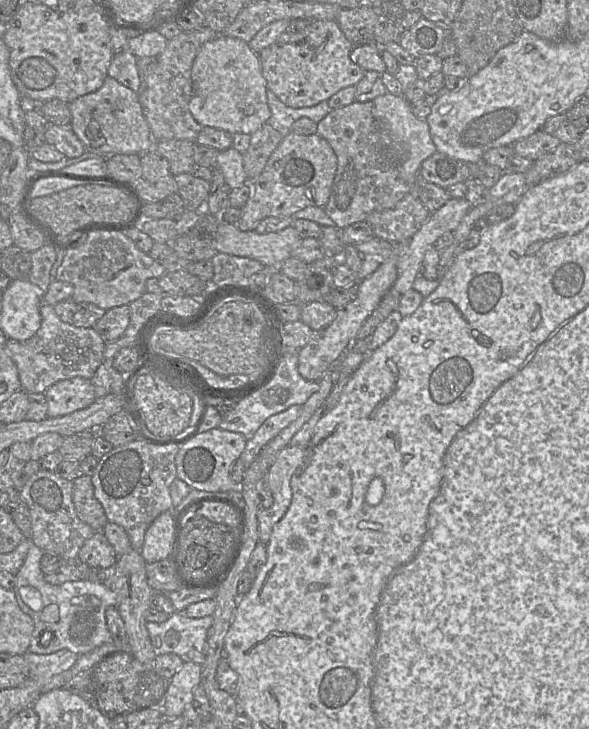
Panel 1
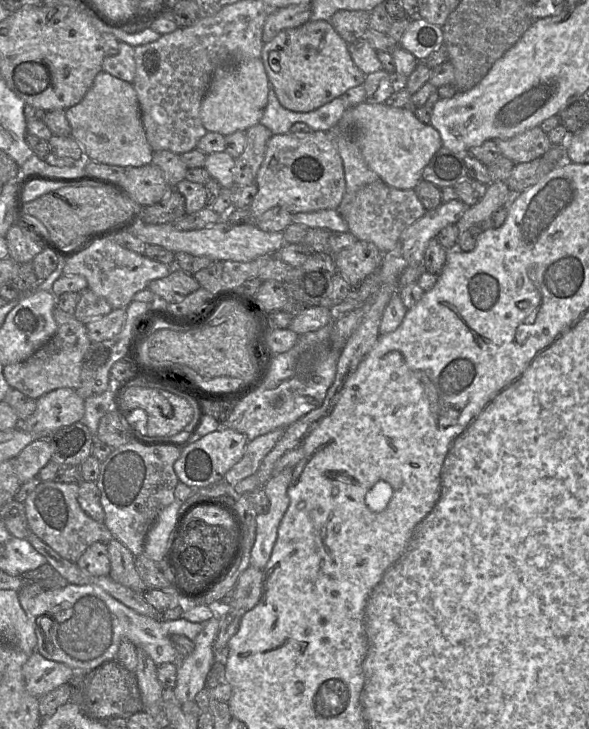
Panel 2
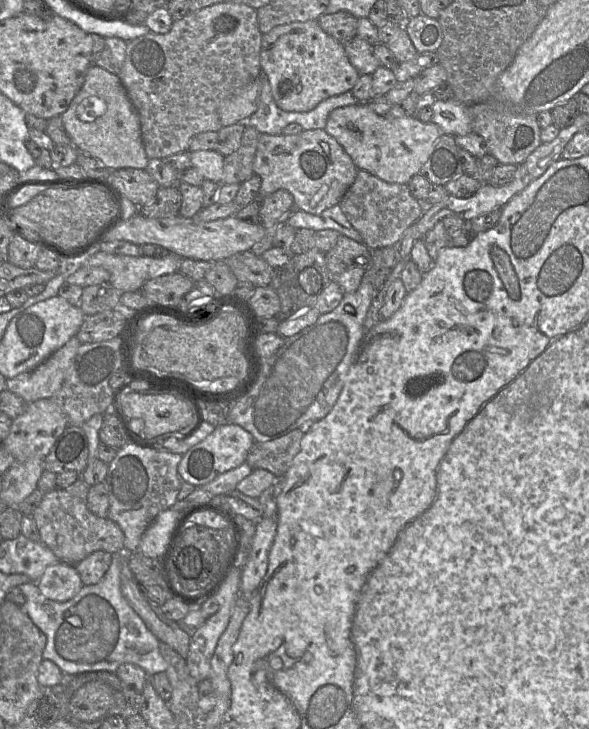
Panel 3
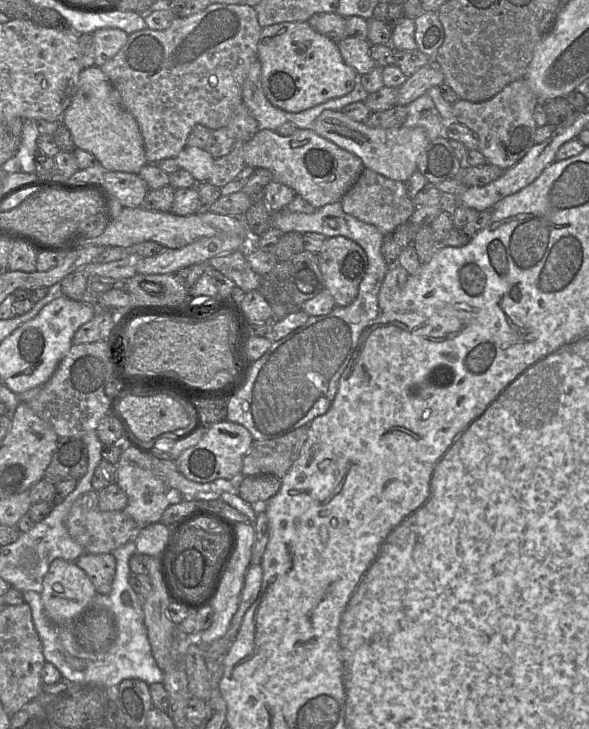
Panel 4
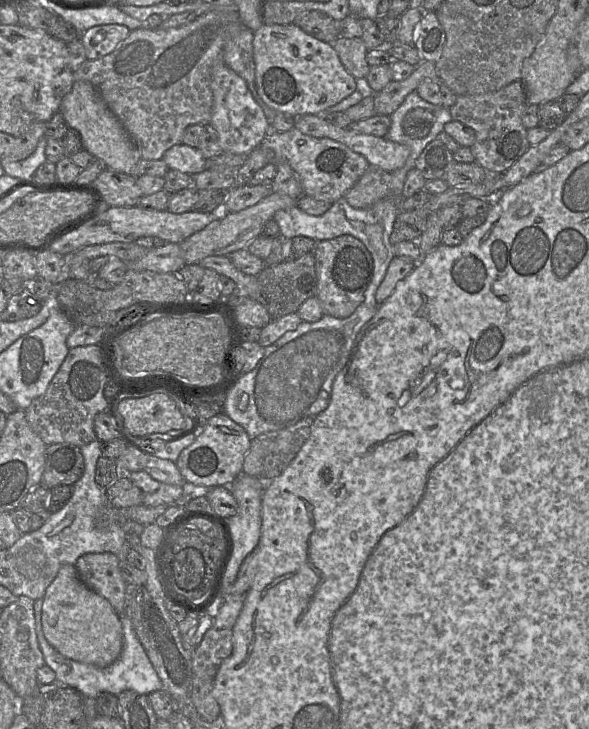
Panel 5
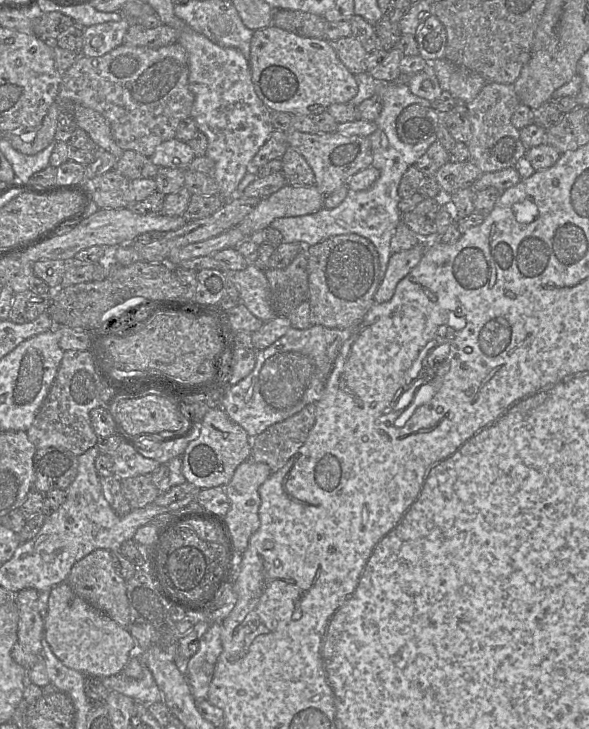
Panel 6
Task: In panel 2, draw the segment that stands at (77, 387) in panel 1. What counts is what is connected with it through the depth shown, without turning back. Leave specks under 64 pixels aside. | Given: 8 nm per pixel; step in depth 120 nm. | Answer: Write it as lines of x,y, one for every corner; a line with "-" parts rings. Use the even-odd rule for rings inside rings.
58,388
38,398
34,413
26,420
21,421
18,427
36,435
52,436
60,429
81,421
84,413
85,400
76,393
76,389

